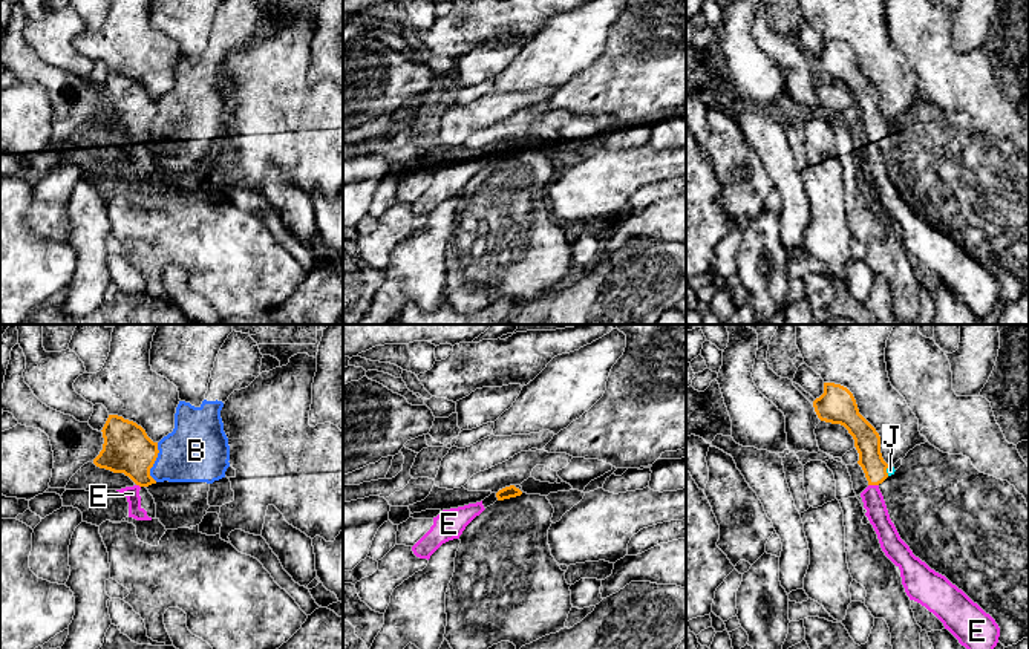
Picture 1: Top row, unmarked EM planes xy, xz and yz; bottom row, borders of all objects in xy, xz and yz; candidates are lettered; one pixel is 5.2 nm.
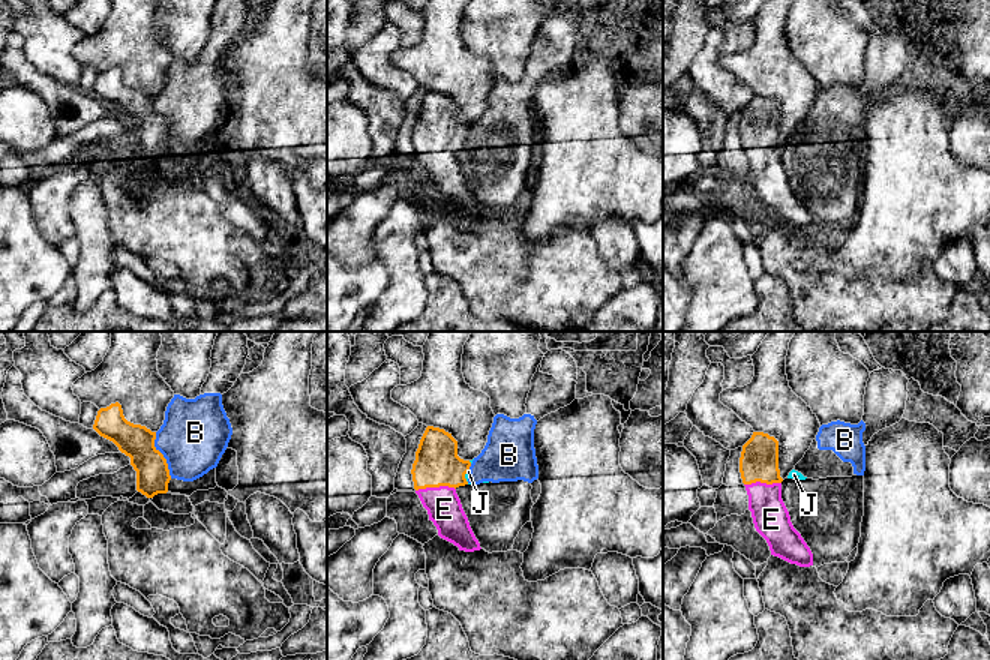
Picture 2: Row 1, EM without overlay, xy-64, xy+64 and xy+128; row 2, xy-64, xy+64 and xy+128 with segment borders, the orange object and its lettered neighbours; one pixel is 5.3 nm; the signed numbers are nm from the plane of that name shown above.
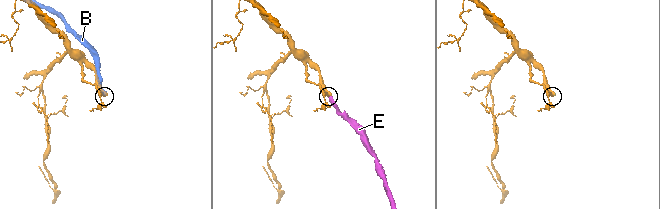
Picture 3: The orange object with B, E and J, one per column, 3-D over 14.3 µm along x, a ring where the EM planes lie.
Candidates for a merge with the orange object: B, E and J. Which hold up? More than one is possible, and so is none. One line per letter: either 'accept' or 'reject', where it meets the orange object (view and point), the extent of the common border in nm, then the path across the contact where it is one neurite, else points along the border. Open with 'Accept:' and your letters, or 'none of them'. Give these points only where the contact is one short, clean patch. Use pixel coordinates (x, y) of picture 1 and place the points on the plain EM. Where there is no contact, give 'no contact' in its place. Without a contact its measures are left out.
Accept: E
B: reject; meets orange in xy at (153, 120); contact 200 nm long
E: accept; meets orange in yz at (873, 141); contact 60 nm long; runs through yz (867, 98), (873, 121), (873, 141), (873, 158)
J: reject; meets orange in yz at (885, 127); contact 60 nm long; border along yz (888, 123), (887, 132)

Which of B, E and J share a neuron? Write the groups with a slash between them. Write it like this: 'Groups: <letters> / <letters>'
Groups: B J / E

